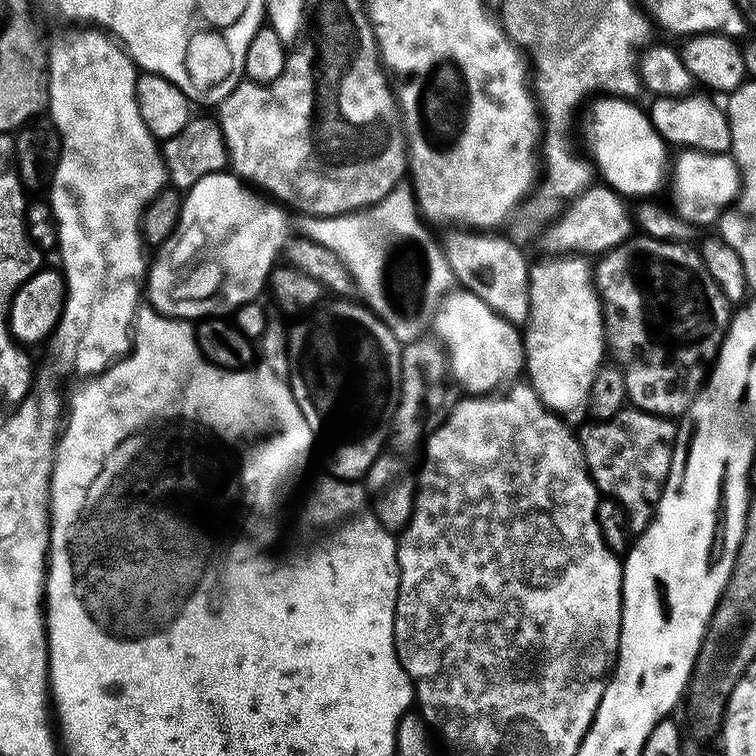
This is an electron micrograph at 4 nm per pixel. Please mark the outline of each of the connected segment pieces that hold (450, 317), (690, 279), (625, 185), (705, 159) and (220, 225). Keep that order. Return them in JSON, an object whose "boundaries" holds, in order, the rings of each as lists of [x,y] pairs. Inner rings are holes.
{"boundaries":[[[[466,290],[466,298],[446,295],[443,300],[448,306],[440,308],[442,316],[434,316],[434,330],[444,330],[450,336],[462,338],[460,362],[464,362],[464,374],[468,372],[468,384],[474,386],[474,394],[492,394],[511,385],[519,377],[516,375],[525,371],[521,329],[509,320],[502,324],[502,316],[497,312],[490,314],[492,308],[476,302],[476,297],[470,298],[470,291]]],[[[636,234],[617,248],[603,253],[597,260],[600,261],[595,261],[594,279],[604,306],[606,348],[614,363],[624,372],[629,401],[643,412],[652,412],[656,416],[683,417],[696,397],[701,395],[706,369],[718,348],[716,320],[712,317],[712,304],[708,301],[709,285],[701,253],[697,249],[695,252],[692,246],[671,244]],[[668,334],[678,336],[678,342],[674,344],[672,338],[668,342]]],[[[621,98],[618,102],[602,102],[600,101],[600,112],[596,112],[596,120],[594,120],[594,140],[598,140],[596,144],[592,144],[586,149],[587,155],[590,157],[591,163],[594,165],[595,171],[604,175],[603,183],[620,193],[625,198],[652,198],[657,195],[656,191],[660,187],[662,189],[666,184],[666,173],[670,168],[670,154],[666,147],[666,142],[656,133],[652,127],[652,122],[647,111],[644,112],[628,98]]],[[[683,149],[673,159],[668,180],[671,207],[680,217],[692,224],[715,225],[723,211],[730,208],[739,195],[740,170],[729,153],[702,152],[700,149]]],[[[231,171],[211,172],[198,178],[198,182],[183,193],[176,229],[155,249],[156,257],[153,260],[151,257],[147,265],[147,303],[169,318],[203,318],[220,310],[216,308],[224,308],[227,304],[240,306],[259,297],[277,263],[276,255],[285,251],[290,239],[290,220],[284,217],[283,211],[279,203],[265,198]]]]}

